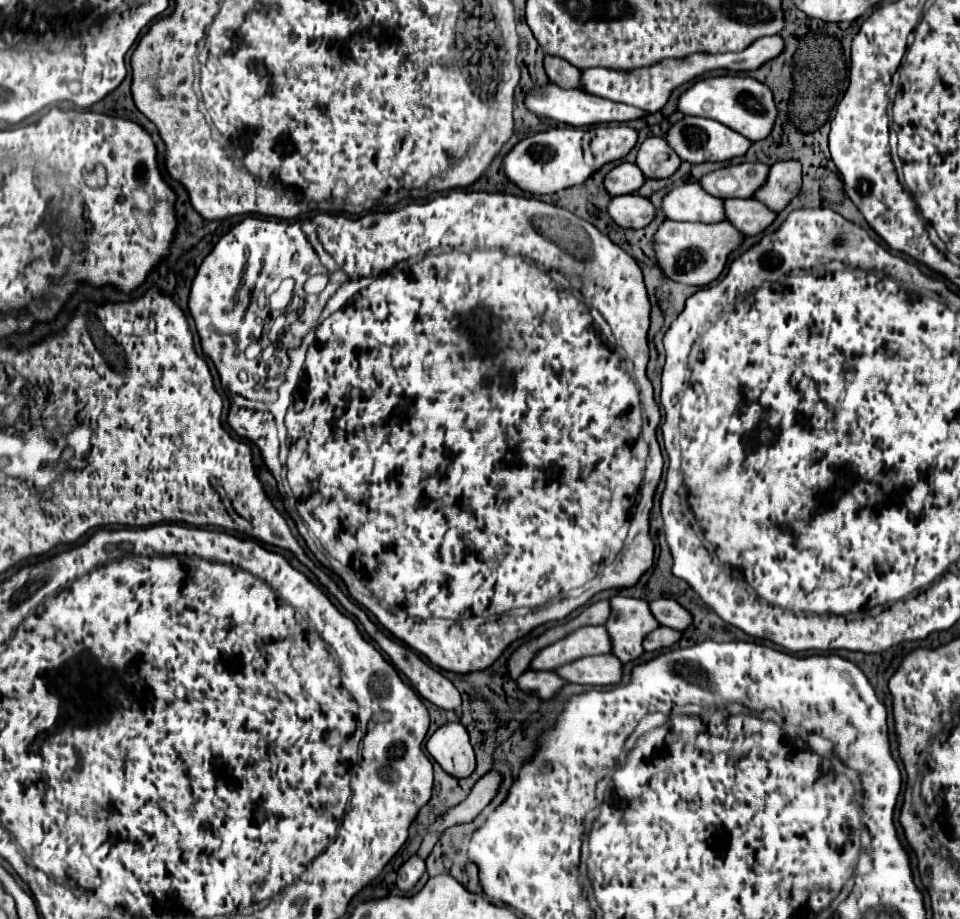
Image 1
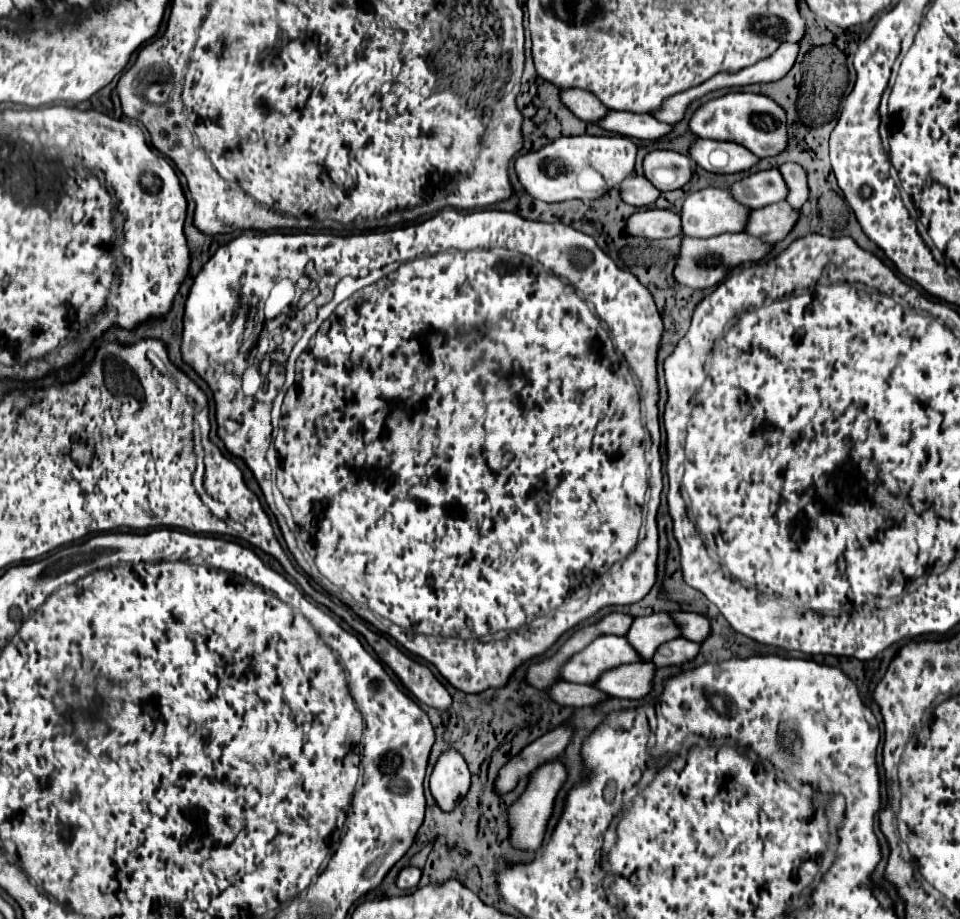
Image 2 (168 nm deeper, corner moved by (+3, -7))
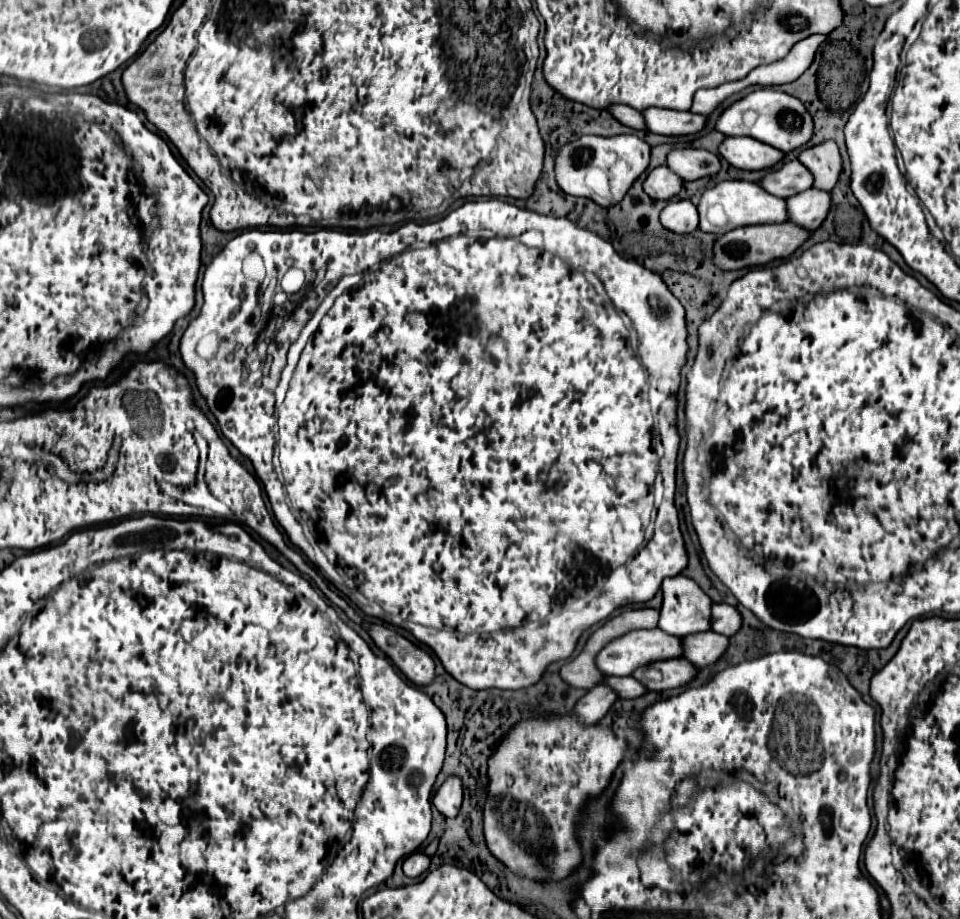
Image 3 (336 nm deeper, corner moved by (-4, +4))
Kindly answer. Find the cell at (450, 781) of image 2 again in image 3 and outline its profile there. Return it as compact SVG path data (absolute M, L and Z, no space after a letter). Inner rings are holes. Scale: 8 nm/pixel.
M450 774L442 786L436 790L432 802L434 806L448 818L454 818L460 810L460 804L462 804L462 796L464 796L464 790L462 790L462 778L456 776L456 774Z

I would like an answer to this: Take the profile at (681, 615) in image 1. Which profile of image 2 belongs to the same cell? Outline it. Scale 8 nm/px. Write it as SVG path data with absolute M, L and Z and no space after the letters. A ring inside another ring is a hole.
M675 613L675 621L679 623L683 637L695 643L703 643L711 633L709 619L699 613Z

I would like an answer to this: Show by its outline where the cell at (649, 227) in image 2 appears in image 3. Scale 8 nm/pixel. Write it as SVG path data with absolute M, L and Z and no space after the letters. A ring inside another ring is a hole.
M670 200L660 212L664 228L676 234L688 234L698 228L698 212L690 200Z

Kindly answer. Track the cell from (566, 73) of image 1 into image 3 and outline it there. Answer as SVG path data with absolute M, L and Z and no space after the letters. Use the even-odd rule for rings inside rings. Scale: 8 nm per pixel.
M612 104L612 106L608 108L608 112L610 112L614 118L618 118L624 126L630 126L630 128L634 128L634 130L646 130L644 124L642 124L640 112L634 110L632 106L626 106L626 104Z

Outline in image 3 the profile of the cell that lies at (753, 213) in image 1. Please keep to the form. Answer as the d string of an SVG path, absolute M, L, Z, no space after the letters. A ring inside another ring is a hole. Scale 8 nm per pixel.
M810 188L800 194L794 194L792 198L786 198L788 222L794 222L806 230L818 228L824 222L828 210L830 210L830 192Z

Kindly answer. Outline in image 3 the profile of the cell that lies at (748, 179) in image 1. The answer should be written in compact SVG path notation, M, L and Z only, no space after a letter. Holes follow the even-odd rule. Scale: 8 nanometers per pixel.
M792 160L792 162L784 162L776 170L768 172L760 180L760 186L766 192L770 192L772 196L790 198L812 186L812 174L798 160Z

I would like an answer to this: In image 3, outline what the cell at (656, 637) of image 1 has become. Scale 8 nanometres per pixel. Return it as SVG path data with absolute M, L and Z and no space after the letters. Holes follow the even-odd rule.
M712 630L682 638L682 656L696 668L716 662L726 648L728 648L728 638Z

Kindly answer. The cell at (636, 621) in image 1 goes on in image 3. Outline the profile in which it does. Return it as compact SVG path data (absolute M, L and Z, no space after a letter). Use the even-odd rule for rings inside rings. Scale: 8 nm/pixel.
M678 574L665 578L661 585L663 594L658 628L672 636L686 636L710 630L710 604L712 600L700 586Z

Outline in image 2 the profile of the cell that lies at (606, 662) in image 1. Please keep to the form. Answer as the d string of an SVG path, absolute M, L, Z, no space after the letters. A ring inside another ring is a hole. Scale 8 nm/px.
M651 661L631 663L603 673L601 679L595 683L595 687L611 697L643 699L653 689L653 679L655 679L655 665Z

